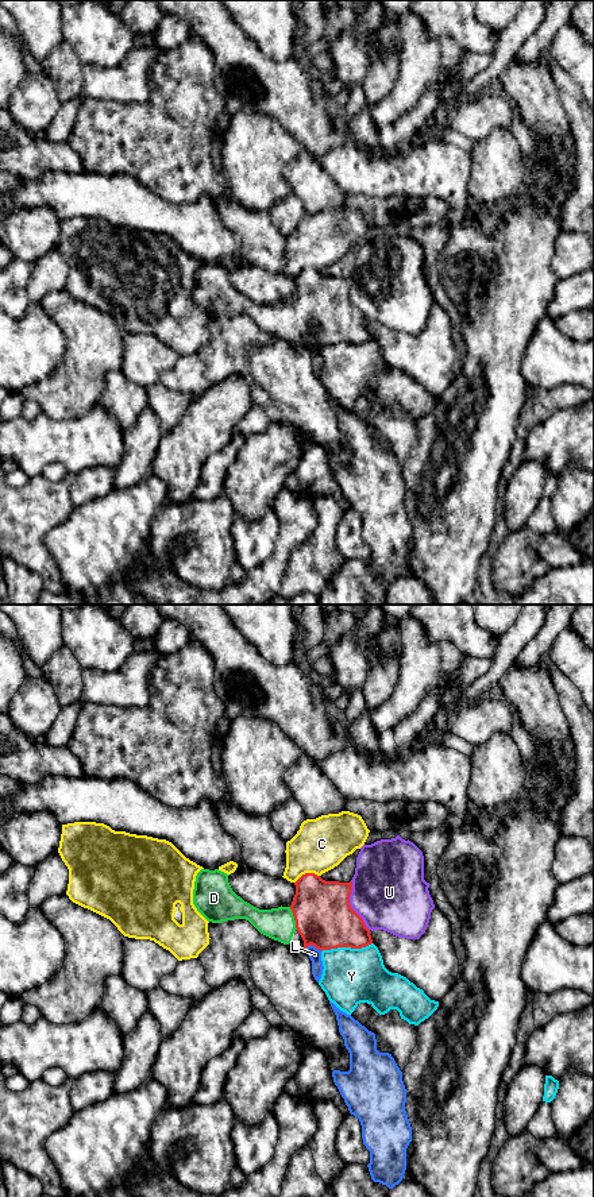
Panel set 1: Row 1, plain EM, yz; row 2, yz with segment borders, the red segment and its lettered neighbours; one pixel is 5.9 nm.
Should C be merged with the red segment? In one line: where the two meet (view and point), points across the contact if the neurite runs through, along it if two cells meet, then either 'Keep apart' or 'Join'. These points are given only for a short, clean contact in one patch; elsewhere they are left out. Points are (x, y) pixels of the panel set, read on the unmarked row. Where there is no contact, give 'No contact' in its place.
Touches red at yz (307, 269). Boundary: yz (319, 270), (304, 269), (294, 278). Keep apart

